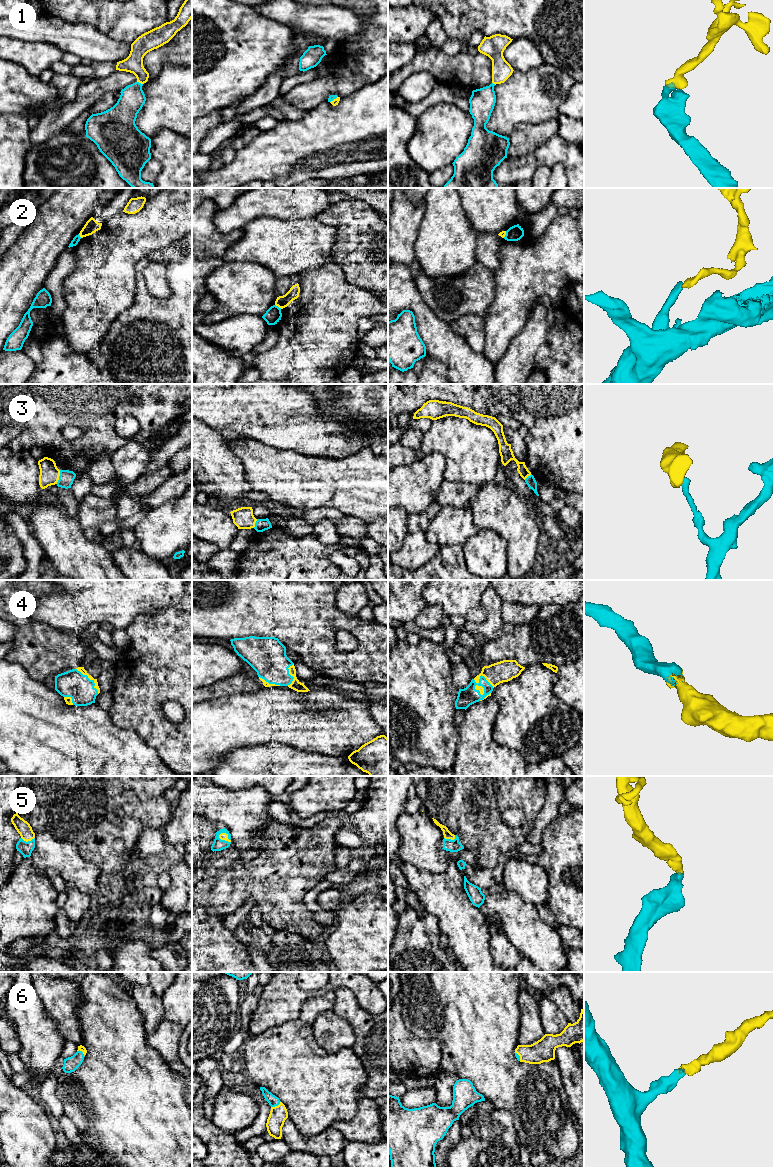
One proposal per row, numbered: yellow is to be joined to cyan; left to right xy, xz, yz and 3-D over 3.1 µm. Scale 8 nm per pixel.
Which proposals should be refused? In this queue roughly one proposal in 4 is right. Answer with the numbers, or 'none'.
2, 3

